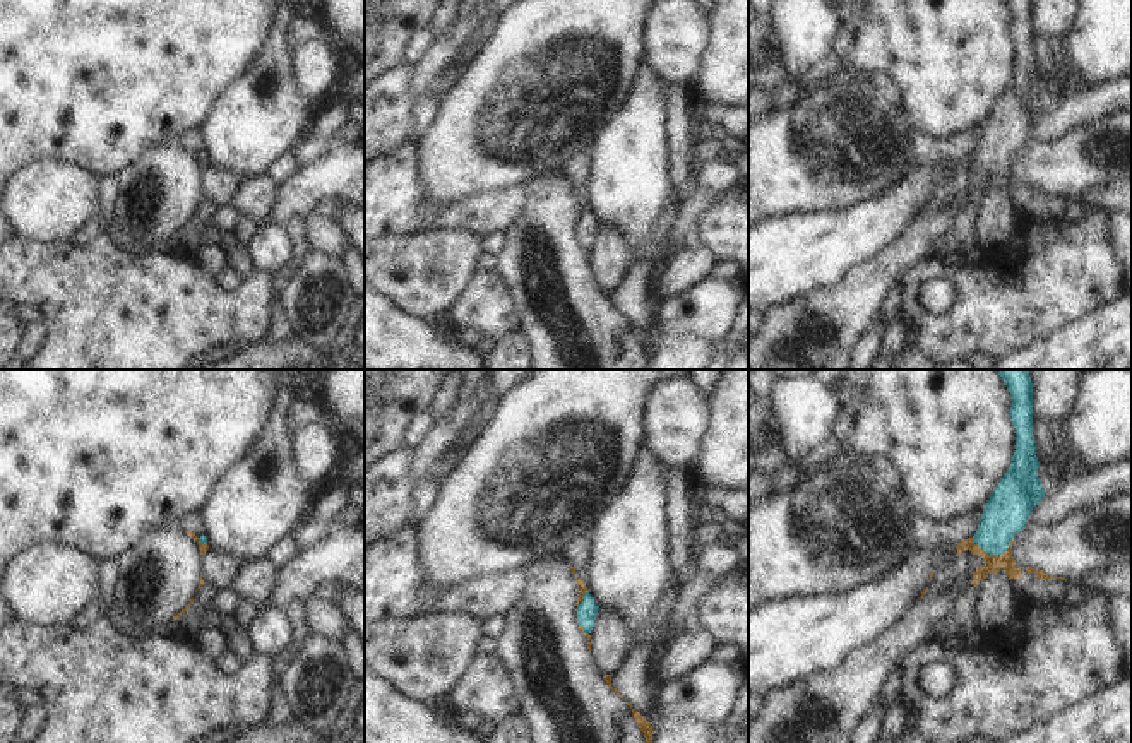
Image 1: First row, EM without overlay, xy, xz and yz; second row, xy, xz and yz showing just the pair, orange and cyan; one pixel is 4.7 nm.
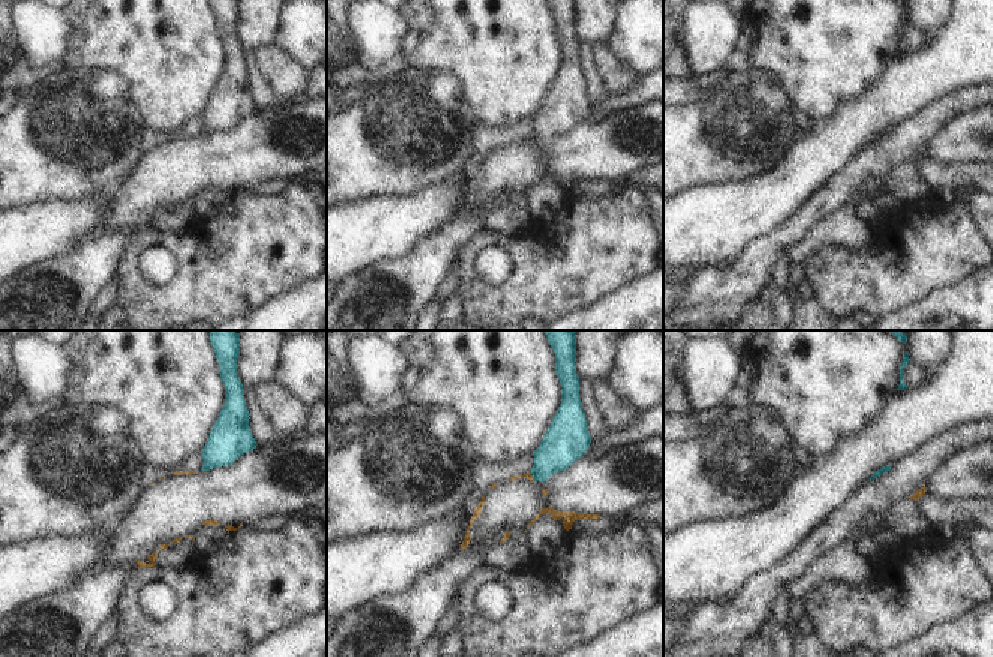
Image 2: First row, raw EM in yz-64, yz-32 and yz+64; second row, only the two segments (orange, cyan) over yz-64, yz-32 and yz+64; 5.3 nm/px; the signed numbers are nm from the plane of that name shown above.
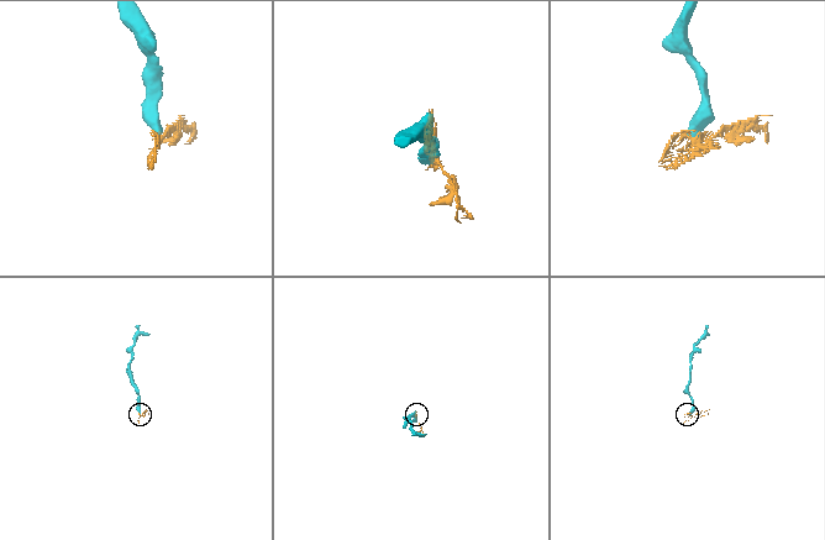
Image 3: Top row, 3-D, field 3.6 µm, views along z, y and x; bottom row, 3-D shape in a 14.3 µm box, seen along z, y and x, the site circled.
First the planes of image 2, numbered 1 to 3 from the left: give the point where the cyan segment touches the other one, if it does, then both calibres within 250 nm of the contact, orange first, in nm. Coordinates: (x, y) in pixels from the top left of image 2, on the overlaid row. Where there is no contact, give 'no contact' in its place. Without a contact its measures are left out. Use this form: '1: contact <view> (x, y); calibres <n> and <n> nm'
1: no contact
2: contact yz-32 (533, 477); calibres 40 and 220 nm
3: no contact

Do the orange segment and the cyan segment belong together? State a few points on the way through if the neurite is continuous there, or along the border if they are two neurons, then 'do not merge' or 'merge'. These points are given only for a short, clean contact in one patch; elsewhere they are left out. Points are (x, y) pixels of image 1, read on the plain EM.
runs through yz (1006, 177), (992, 173), (995, 148), (1006, 130); merge

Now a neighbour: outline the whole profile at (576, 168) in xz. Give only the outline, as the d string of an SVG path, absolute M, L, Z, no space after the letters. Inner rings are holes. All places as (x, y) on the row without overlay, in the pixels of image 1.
M589 151L569 158L562 168L569 181L575 185L575 193L581 195L584 200L587 200L586 195L587 169L589 169Z

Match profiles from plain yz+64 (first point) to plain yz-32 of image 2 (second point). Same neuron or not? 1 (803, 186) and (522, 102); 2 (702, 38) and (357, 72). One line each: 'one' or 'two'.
1: two
2: two

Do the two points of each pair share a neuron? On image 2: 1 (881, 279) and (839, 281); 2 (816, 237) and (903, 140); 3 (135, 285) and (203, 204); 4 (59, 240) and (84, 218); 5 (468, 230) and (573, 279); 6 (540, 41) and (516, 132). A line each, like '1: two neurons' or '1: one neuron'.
1: one neuron
2: two neurons
3: two neurons
4: one neuron
5: two neurons
6: two neurons

